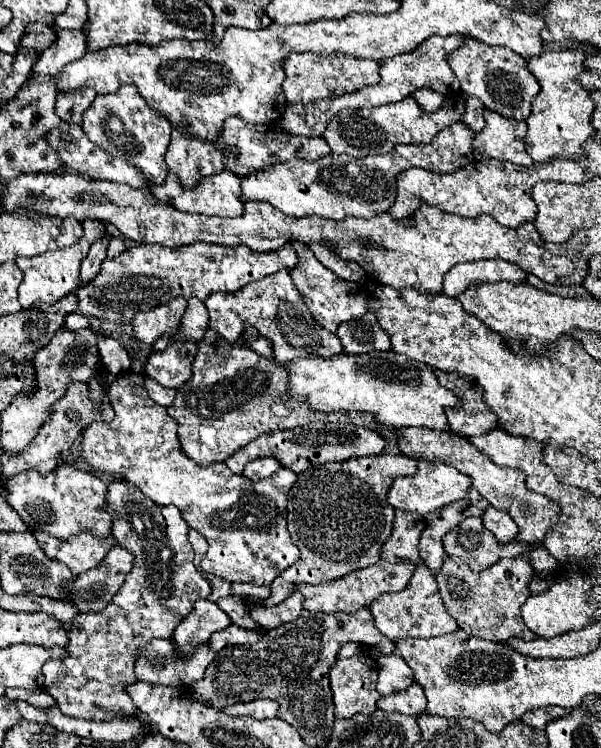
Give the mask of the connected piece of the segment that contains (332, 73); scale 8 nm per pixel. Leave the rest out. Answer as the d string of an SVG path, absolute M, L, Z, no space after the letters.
M291 53L283 61L285 69L285 81L281 85L283 95L289 105L293 103L313 103L317 99L329 99L339 97L345 93L353 93L357 89L363 89L367 85L379 83L379 61L373 59L361 59L361 57L347 57L347 55L315 55L315 53Z

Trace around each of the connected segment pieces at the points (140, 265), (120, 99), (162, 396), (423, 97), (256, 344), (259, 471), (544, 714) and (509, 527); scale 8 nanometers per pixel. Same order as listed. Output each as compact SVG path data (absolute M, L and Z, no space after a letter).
M293 241L283 245L273 253L255 253L245 245L209 245L209 243L191 243L177 249L167 249L161 245L135 245L123 251L115 259L105 259L101 271L87 285L75 291L77 295L77 313L87 319L103 319L113 323L127 325L137 311L153 309L175 297L197 297L205 301L211 293L237 291L251 281L263 279L281 269L295 269L297 253Z
M121 85L119 91L109 95L97 93L91 107L83 113L83 131L93 143L101 145L109 155L135 165L155 185L161 185L165 181L169 173L165 163L165 151L169 147L173 129L167 117L159 117L155 109L149 109L147 101L139 97L135 85Z
M145 377L145 387L147 387L147 393L163 407L169 407L173 403L173 397L175 397L175 389L167 389L167 387L161 387L159 383L151 381L149 377Z
M419 89L413 97L419 101L419 105L423 105L425 111L435 111L435 109L439 109L439 107L443 105L443 99L445 99L443 95L439 95L439 93L431 91L431 89Z
M259 337L259 339L251 341L249 345L251 345L251 349L253 349L255 353L259 353L259 355L263 355L263 357L269 357L269 359L273 359L273 351L271 351L271 343L269 343L269 341L265 339L265 337Z
M265 457L265 459L255 459L251 463L245 465L243 475L251 481L261 481L265 477L269 477L271 473L275 473L281 467L281 463L275 457Z
M543 707L543 709L535 709L535 711L527 711L521 721L533 729L545 729L549 721L555 721L559 717L565 717L567 713L571 713L571 709L563 709L563 707Z
M487 507L483 511L483 527L487 531L491 531L495 535L495 539L499 543L509 543L515 541L515 535L519 533L519 527L515 525L515 521L509 517L509 513L499 511L495 507Z

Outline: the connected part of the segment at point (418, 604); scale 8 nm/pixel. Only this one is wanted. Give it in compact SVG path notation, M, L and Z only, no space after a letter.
M419 563L413 571L413 577L409 579L409 585L399 591L399 593L385 593L377 597L371 603L371 613L375 617L377 629L389 637L391 641L407 639L407 637L437 637L437 635L447 635L457 631L457 623L453 617L449 617L441 597L439 597L439 587L433 577L433 573L427 569L427 565Z

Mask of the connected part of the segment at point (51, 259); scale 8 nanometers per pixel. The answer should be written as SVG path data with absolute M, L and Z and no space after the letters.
M83 221L81 225L83 225L83 237L75 245L63 247L63 249L57 249L57 251L47 251L47 253L29 257L29 259L19 257L15 261L15 265L23 271L23 283L19 285L19 303L21 303L23 309L27 309L33 303L53 305L79 285L79 265L81 265L83 257L87 257L89 247L95 241L99 241L105 233L103 221Z

